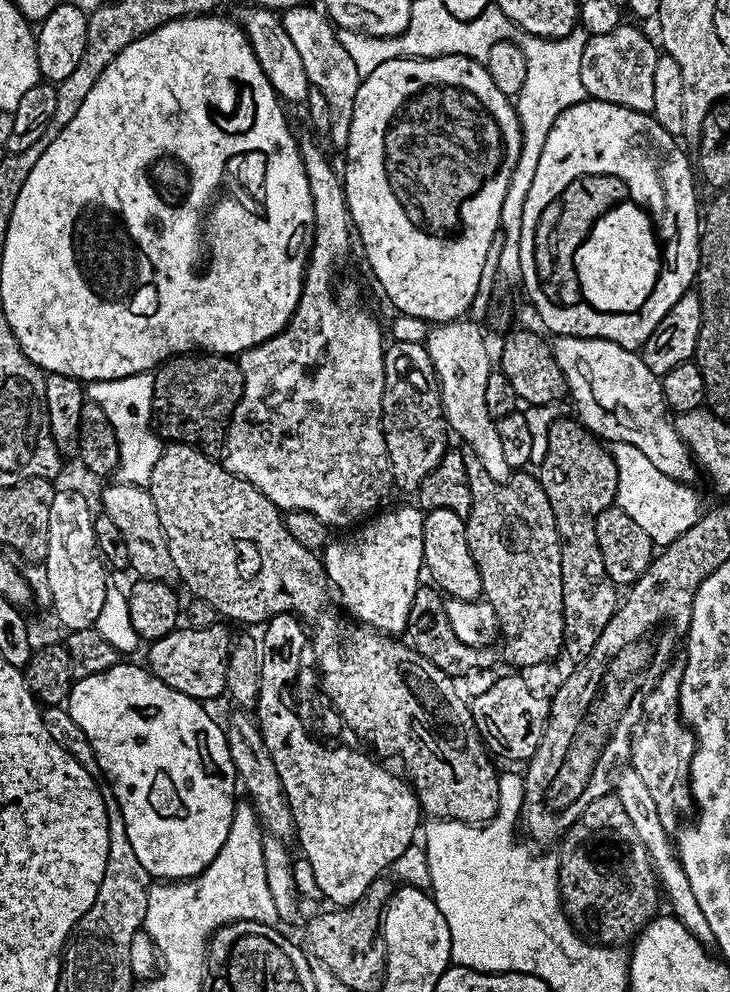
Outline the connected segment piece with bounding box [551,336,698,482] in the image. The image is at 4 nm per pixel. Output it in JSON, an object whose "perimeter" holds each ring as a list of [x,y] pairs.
{"perimeter":[[[556,336],[551,345],[554,358],[564,372],[564,383],[570,393],[570,400],[572,396],[577,410],[580,411],[578,419],[588,431],[600,437],[601,441],[612,440],[613,445],[638,446],[638,450],[642,450],[642,454],[646,454],[646,458],[650,458],[650,462],[654,462],[654,466],[658,466],[658,470],[662,470],[662,474],[670,478],[681,482],[695,481],[698,468],[687,444],[680,436],[679,427],[671,420],[673,417],[662,394],[661,377],[650,371],[639,351],[623,348],[597,336]]]}

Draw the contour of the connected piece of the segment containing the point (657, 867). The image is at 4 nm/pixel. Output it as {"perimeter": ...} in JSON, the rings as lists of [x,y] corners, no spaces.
{"perimeter":[[[634,770],[627,771],[621,771],[615,777],[614,794],[622,802],[622,807],[626,809],[626,814],[629,815],[630,823],[634,825],[638,838],[642,838],[642,842],[646,846],[663,895],[666,897],[667,903],[668,900],[672,903],[671,915],[675,916],[677,920],[681,920],[700,940],[711,941],[710,922],[706,922],[702,909],[698,907],[698,901],[694,899],[694,890],[690,890],[688,875],[683,866],[680,865],[673,837],[671,840],[667,830],[664,829],[665,817],[658,810],[658,802],[654,802],[654,794],[650,794],[650,789],[646,786],[646,782],[642,782],[640,775]]]}

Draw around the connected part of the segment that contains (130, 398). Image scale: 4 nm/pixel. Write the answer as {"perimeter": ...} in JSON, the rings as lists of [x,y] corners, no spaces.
{"perimeter":[[[139,372],[117,380],[93,380],[87,385],[87,399],[106,410],[106,418],[110,418],[110,426],[114,426],[114,434],[118,438],[120,461],[114,476],[119,483],[146,486],[150,482],[150,474],[154,474],[154,466],[158,466],[162,440],[154,431],[152,418],[155,381],[152,372]]]}

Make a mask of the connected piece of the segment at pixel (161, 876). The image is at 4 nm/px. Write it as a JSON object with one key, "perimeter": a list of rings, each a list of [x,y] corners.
{"perimeter":[[[127,662],[118,663],[110,670],[102,670],[102,674],[79,677],[73,683],[71,692],[68,693],[66,711],[70,714],[70,718],[74,718],[74,722],[78,722],[78,726],[84,731],[84,737],[92,747],[93,754],[96,755],[99,775],[101,777],[104,775],[108,779],[109,786],[112,787],[111,799],[120,808],[122,818],[126,822],[126,838],[130,838],[130,846],[134,846],[134,854],[138,854],[138,862],[142,862],[142,866],[147,870],[149,877],[160,882],[167,881],[169,878],[197,876],[199,872],[203,872],[208,867],[210,862],[214,862],[218,850],[222,850],[222,846],[226,842],[228,831],[232,825],[232,816],[236,812],[238,800],[235,796],[236,788],[238,792],[238,777],[234,762],[230,758],[228,737],[225,729],[223,727],[220,729],[219,722],[204,708],[207,707],[201,701],[166,686],[166,682],[159,680],[147,667],[141,666],[139,668],[138,665],[127,664]]]}

